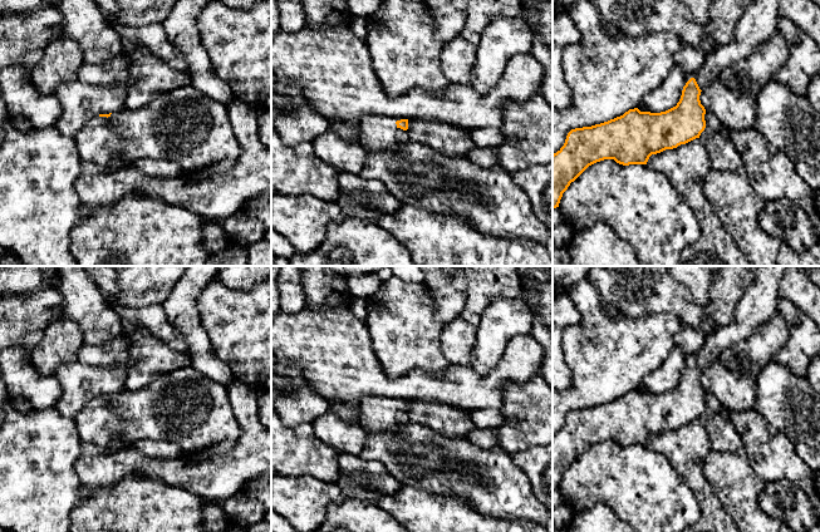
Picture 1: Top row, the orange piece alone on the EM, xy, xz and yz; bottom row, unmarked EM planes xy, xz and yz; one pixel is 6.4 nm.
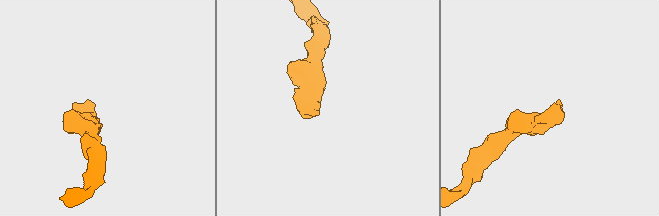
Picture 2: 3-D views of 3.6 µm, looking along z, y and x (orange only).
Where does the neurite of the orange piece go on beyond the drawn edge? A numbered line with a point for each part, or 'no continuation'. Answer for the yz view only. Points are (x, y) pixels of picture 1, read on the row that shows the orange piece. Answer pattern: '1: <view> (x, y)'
1: yz (759, 21)

